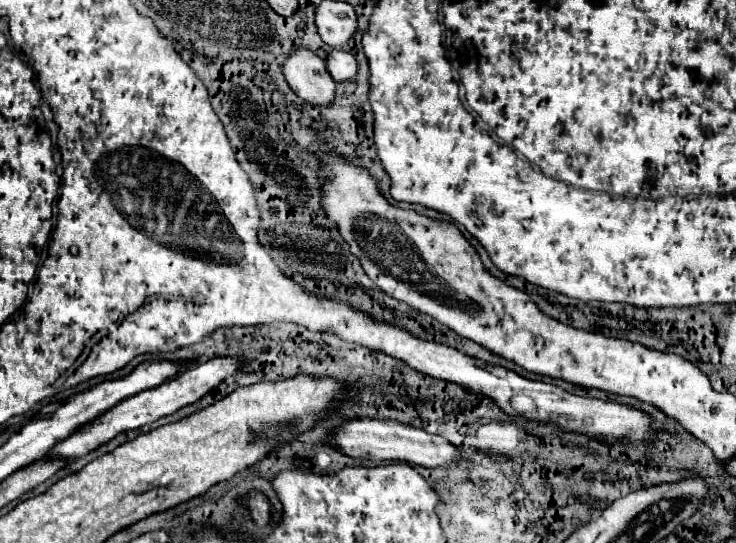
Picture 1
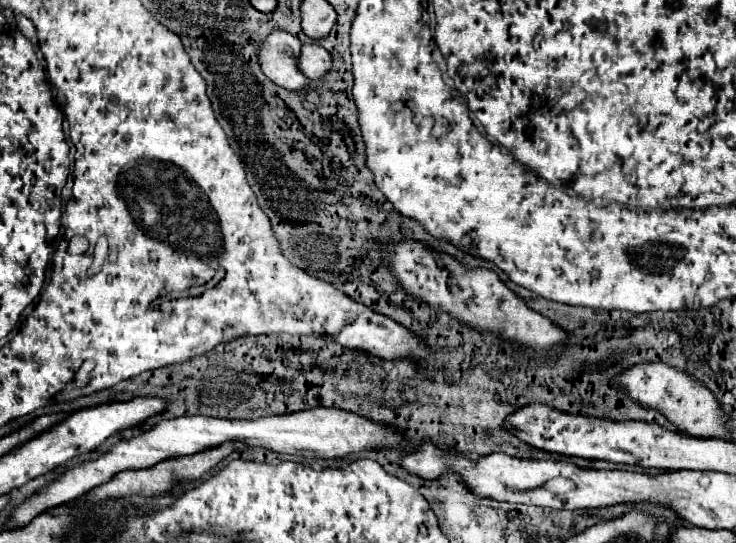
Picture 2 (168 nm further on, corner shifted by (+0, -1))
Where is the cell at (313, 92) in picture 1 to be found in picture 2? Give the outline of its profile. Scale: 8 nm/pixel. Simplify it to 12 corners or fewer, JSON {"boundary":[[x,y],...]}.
{"boundary":[[272,31],[258,45],[262,73],[284,89],[308,79],[296,67],[302,43]]}

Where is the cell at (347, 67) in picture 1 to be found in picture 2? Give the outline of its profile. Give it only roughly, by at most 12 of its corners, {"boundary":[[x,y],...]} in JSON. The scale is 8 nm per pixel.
{"boundary":[[304,43],[296,63],[304,77],[322,79],[332,57],[316,43]]}

